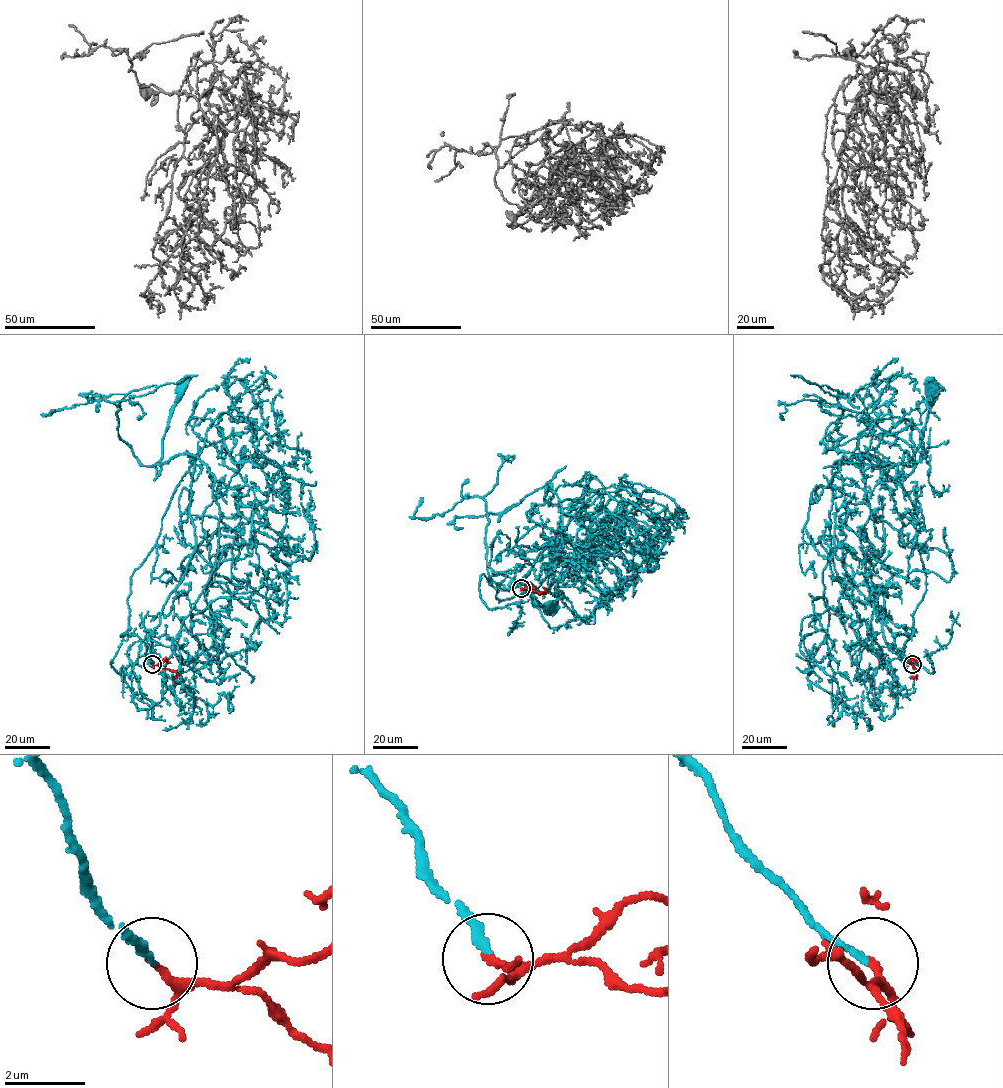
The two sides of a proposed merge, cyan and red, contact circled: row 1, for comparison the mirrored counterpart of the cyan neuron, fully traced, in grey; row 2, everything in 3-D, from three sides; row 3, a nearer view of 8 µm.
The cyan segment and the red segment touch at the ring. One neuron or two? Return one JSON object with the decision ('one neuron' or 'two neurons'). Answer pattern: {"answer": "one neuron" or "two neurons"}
{"answer": "one neuron"}

